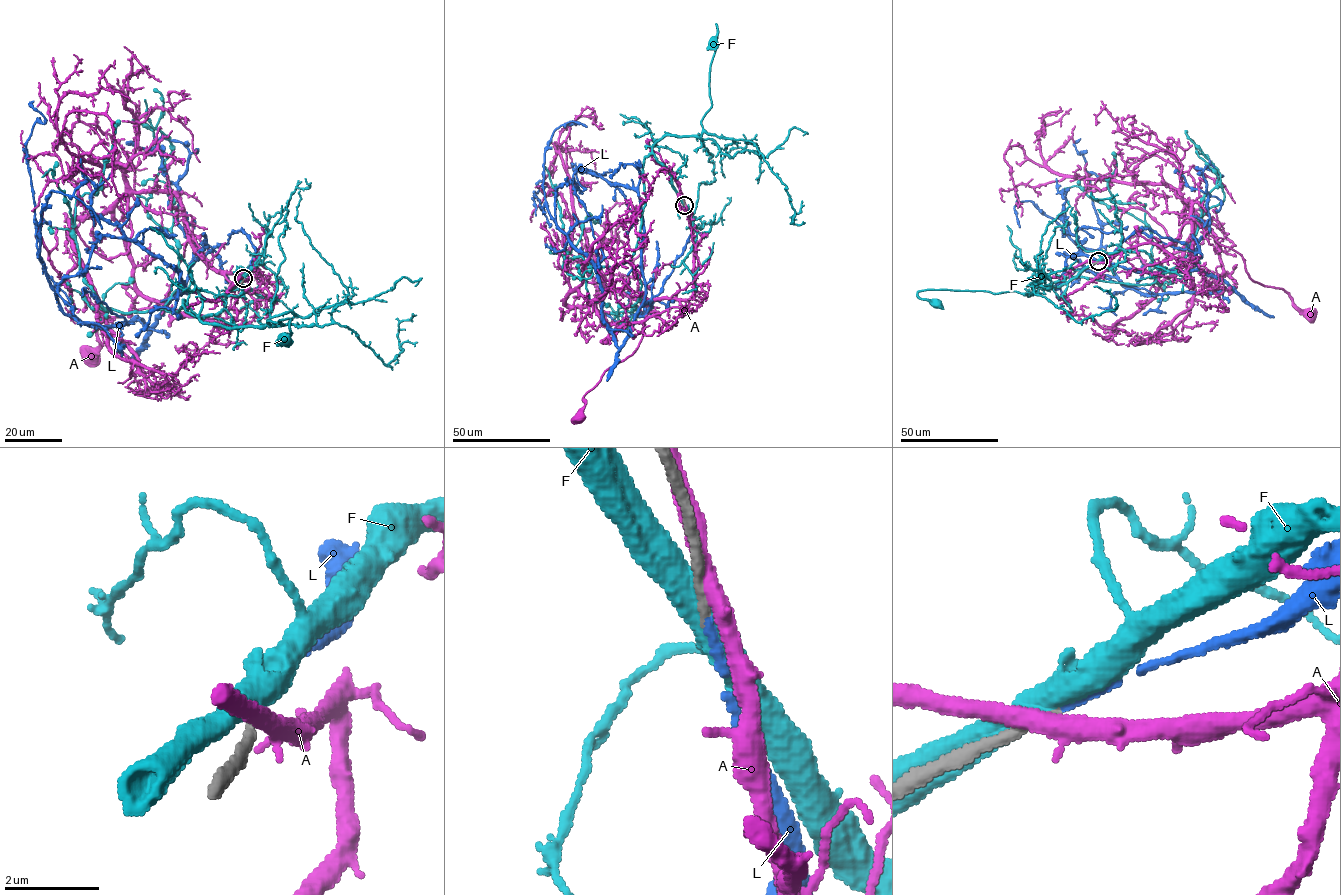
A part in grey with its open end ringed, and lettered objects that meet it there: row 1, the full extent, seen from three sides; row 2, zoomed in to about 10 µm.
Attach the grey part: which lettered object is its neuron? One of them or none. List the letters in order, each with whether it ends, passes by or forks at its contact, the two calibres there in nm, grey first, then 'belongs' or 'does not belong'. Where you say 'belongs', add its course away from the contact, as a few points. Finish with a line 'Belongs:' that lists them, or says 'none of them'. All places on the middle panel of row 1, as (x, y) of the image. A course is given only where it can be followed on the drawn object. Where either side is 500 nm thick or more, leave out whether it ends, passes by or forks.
A: it passes by; 260 nm thick on the grey side, 380 nm on the other; does not belong
F: it forks there; 200 nm thick on the grey side, 460 nm on the other; does not belong
L: it ends there; 170 nm thick on the grey side, 140 nm on the other; belongs; it runs (684, 204), (689, 240), (618, 347), (603, 319), (596, 266), (545, 201), (552, 134), (572, 121), (586, 126)
Belongs: L

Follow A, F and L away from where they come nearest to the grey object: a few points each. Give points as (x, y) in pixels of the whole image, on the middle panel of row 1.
A: (684, 203), (692, 235), (694, 293), (688, 299), (644, 297), (649, 313), (639, 344), (584, 395), (579, 417)
F: (684, 204), (652, 147), (666, 135), (700, 136), (701, 119), (712, 105), (709, 73), (714, 42)
L: (684, 204), (689, 240), (618, 347), (603, 319), (596, 266), (545, 201), (552, 134), (572, 121), (586, 126)

